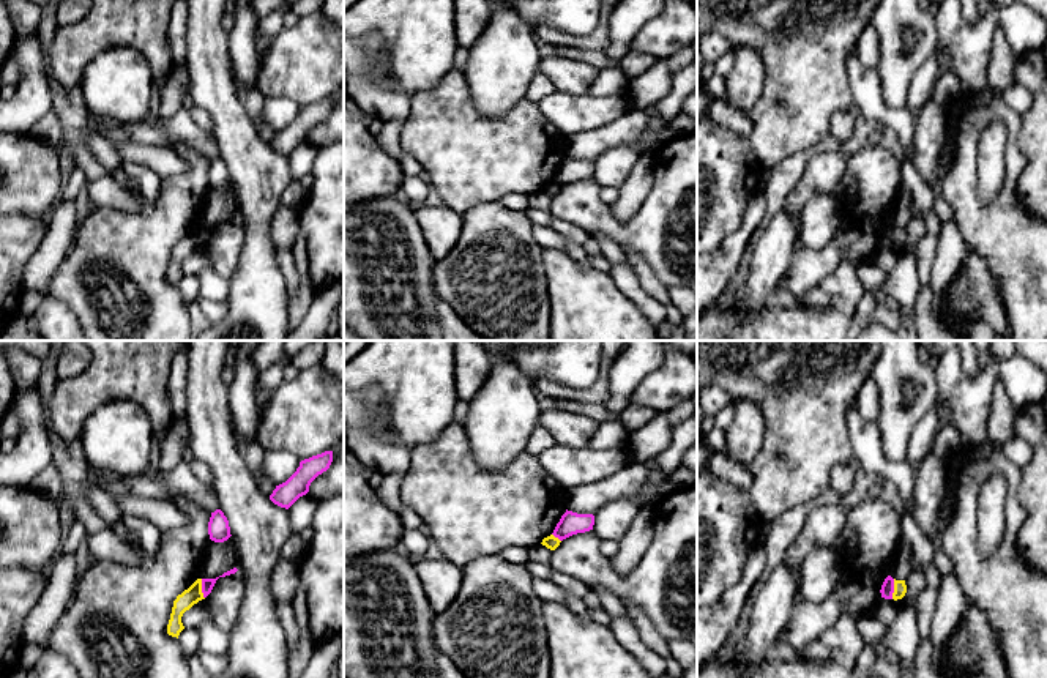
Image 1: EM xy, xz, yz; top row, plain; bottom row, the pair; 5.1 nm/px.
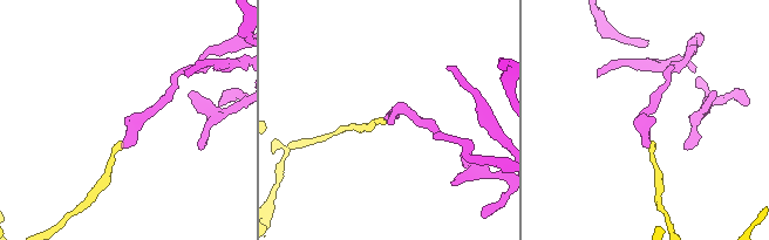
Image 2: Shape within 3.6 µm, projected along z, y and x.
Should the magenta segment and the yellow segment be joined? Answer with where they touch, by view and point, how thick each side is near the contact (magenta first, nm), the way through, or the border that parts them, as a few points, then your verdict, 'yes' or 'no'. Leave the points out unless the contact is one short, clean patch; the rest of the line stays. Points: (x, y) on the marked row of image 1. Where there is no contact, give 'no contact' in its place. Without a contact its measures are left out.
meets magenta in yz at (893, 588); 70 nm thick on the magenta side, 60 nm on the other; border along yz (894, 579), (891, 598); no

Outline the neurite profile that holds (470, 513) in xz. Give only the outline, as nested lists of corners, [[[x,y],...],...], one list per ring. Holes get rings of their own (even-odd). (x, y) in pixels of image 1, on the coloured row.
[[[456,419],[437,440],[410,451],[410,467],[401,484],[401,498],[429,528],[443,557],[460,568],[508,547],[531,549],[550,536],[566,512],[566,490],[546,473],[539,456],[524,451],[500,470],[478,465],[464,424]]]

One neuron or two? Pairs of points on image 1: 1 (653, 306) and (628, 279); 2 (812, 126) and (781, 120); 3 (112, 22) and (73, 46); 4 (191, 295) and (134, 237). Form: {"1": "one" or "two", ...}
{"1": "one", "2": "one", "3": "one", "4": "two"}

